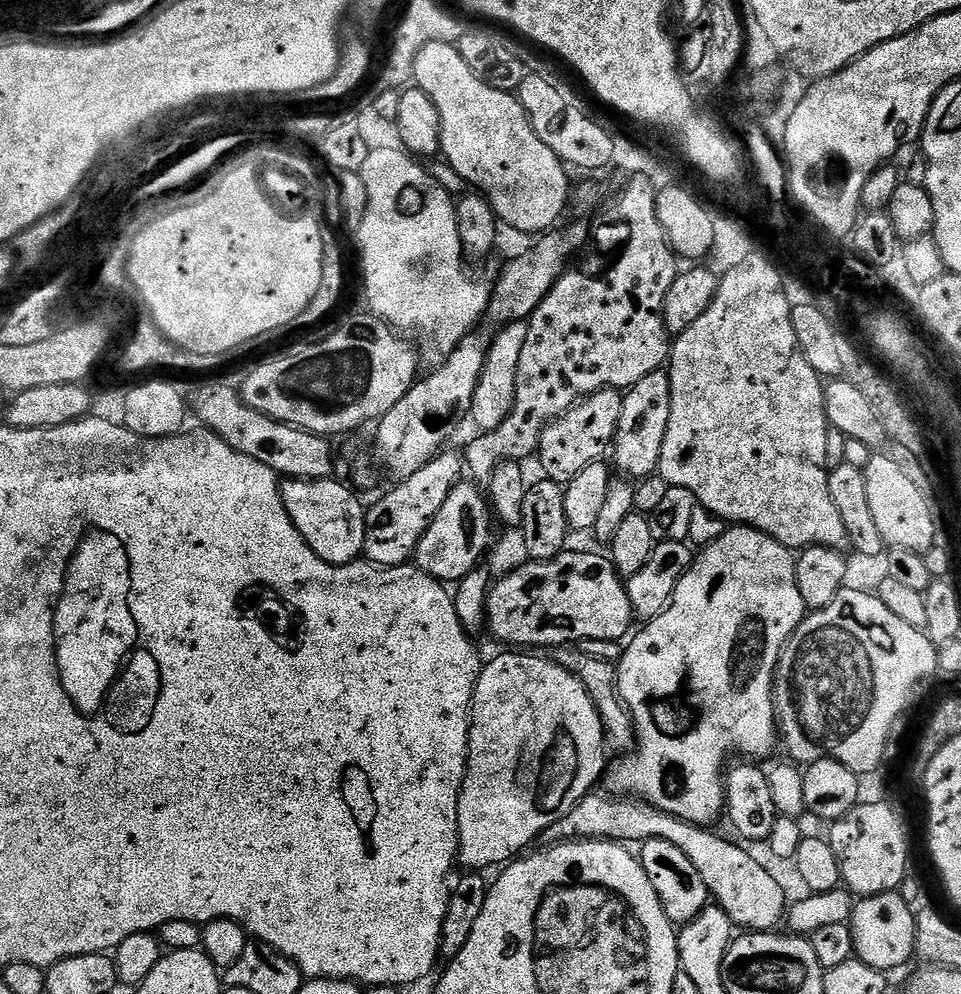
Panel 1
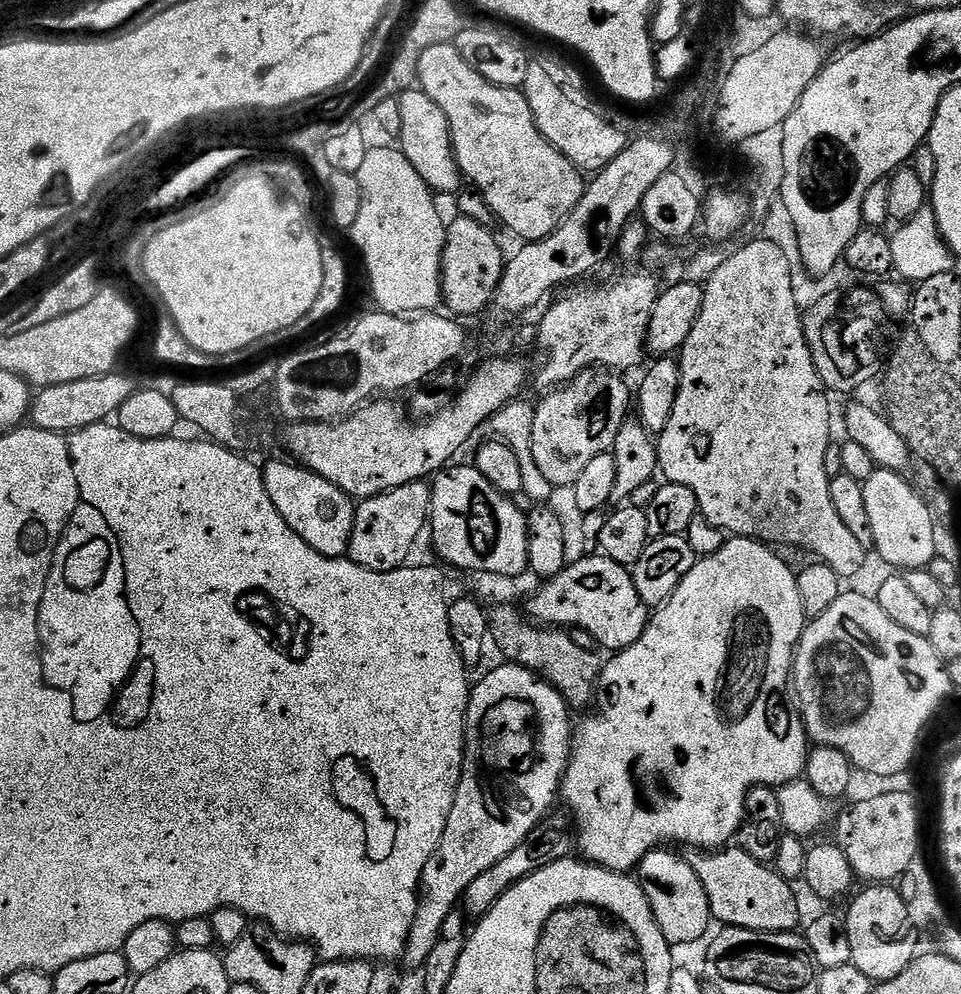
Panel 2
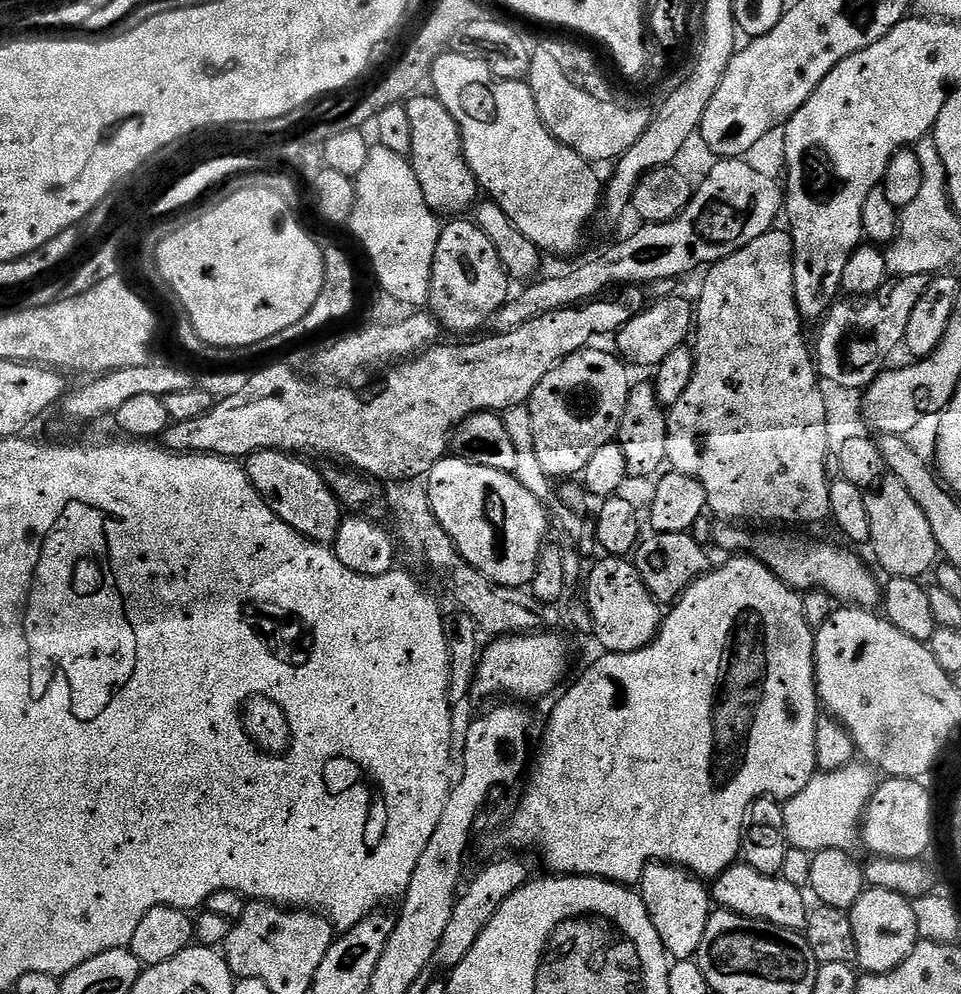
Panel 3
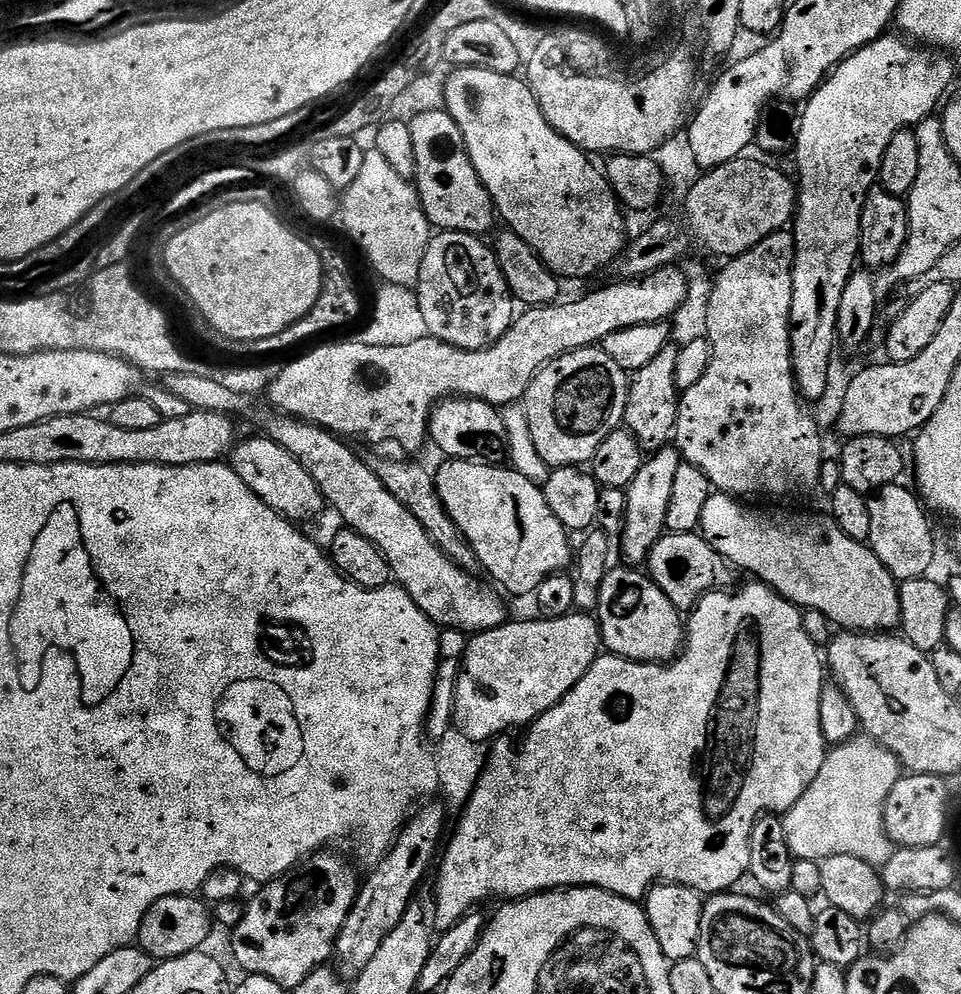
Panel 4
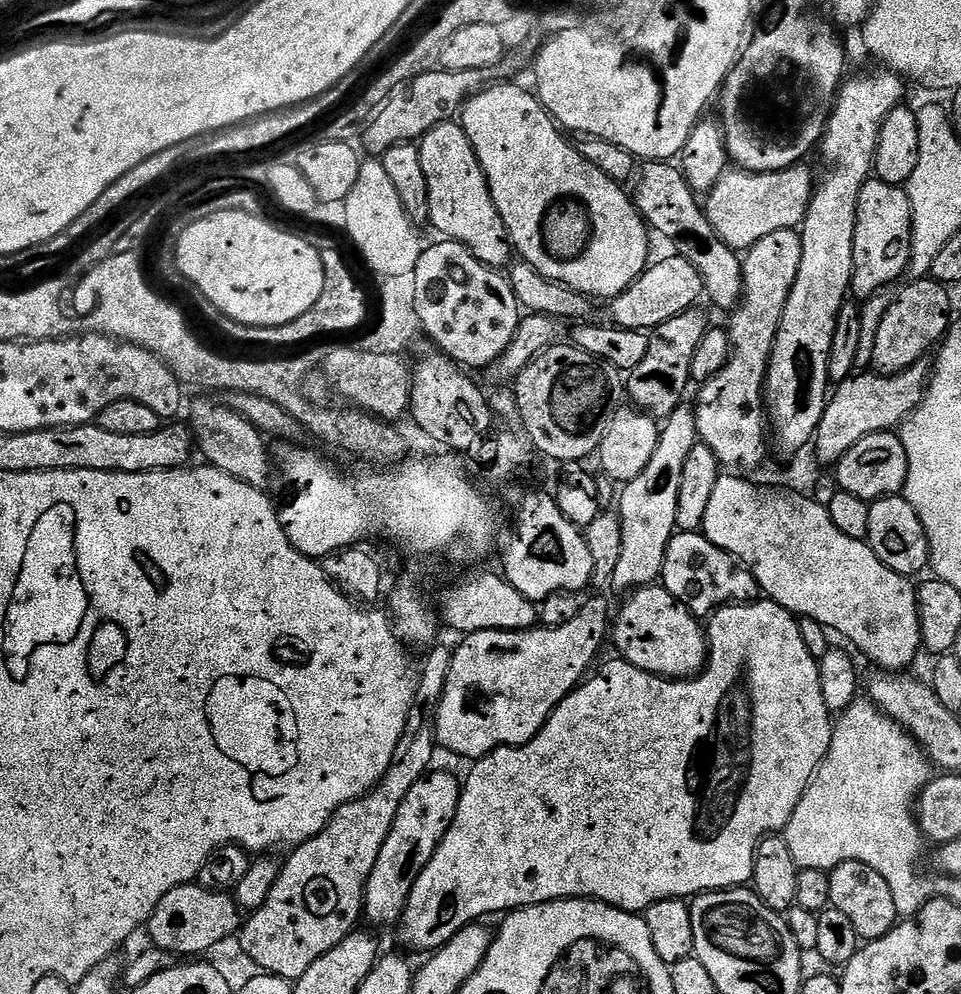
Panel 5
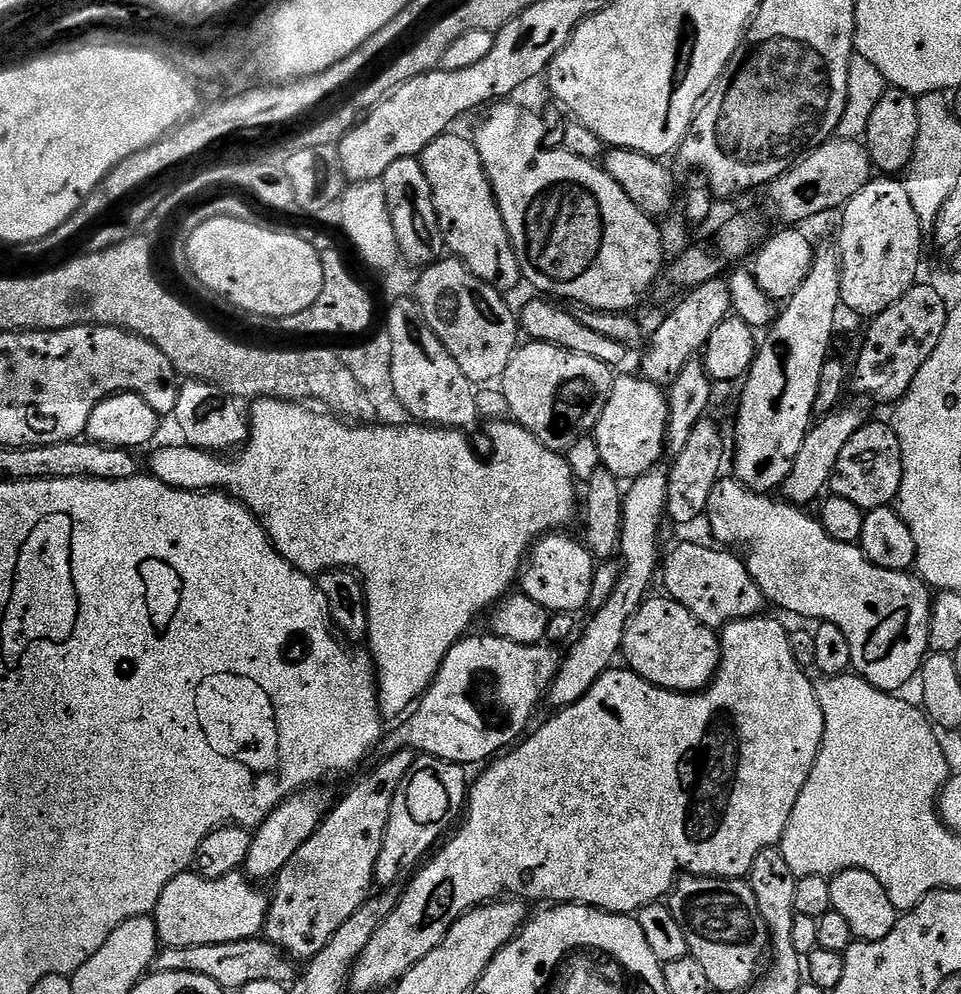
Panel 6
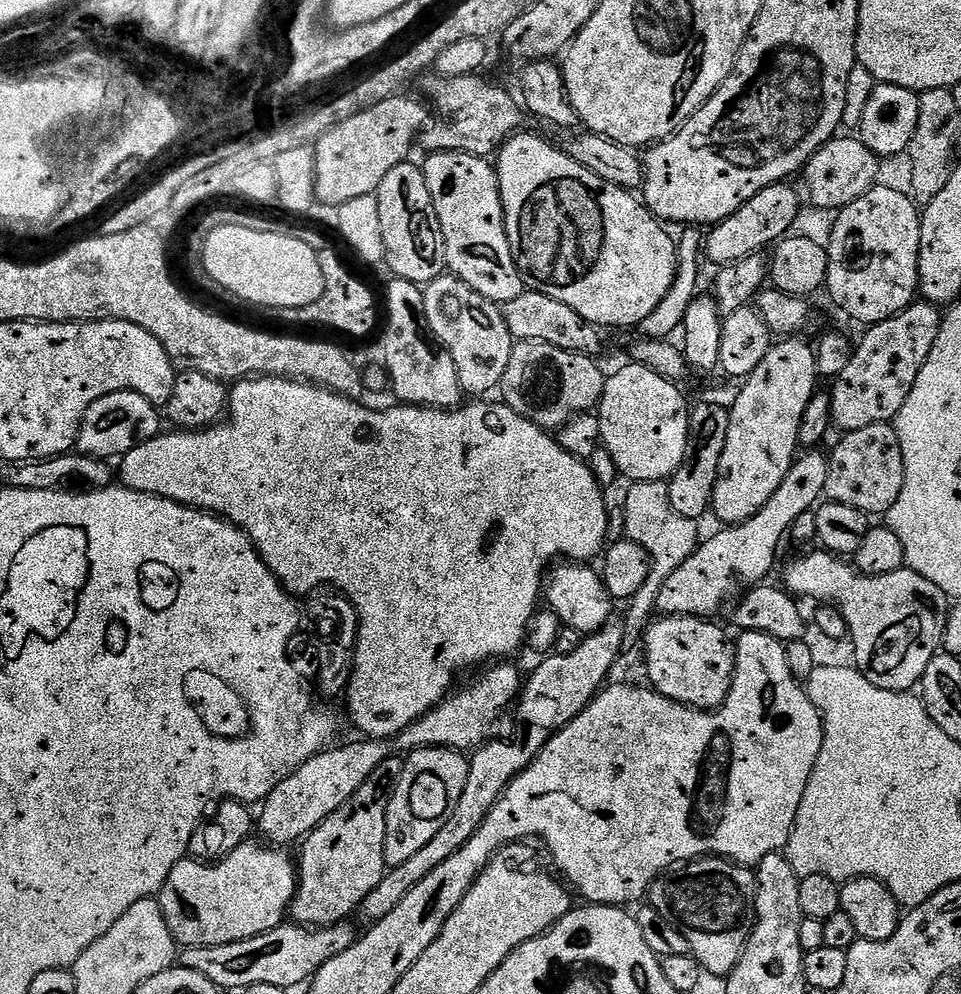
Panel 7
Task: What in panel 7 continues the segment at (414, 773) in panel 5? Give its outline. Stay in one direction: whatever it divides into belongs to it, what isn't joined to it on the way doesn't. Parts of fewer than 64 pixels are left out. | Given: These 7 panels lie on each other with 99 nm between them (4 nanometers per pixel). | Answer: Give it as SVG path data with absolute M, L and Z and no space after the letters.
M393 758L382 762L370 778L350 798L350 802L339 806L325 821L303 838L300 856L298 855L298 879L296 896L292 900L290 916L295 923L305 928L329 928L332 924L342 924L349 919L351 912L359 909L360 903L382 882L386 865L384 863L384 843L386 842L386 814L388 813L388 798L395 788L397 778L404 769L404 760Z

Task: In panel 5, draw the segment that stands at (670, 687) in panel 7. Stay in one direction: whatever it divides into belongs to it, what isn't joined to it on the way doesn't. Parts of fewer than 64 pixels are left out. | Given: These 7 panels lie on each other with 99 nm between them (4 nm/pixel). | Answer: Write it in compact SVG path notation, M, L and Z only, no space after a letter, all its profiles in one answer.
M649 586L647 588L637 588L627 597L628 600L620 608L620 613L615 613L614 623L610 628L610 640L611 643L616 643L616 648L619 655L627 664L633 664L638 670L643 672L648 672L652 676L662 676L670 680L687 680L693 676L700 675L704 670L704 665L708 663L709 651L708 651L708 637L706 635L705 629L702 627L701 621L697 617L693 616L692 611L686 606L682 606L682 602L678 602L669 592L663 588L663 586Z

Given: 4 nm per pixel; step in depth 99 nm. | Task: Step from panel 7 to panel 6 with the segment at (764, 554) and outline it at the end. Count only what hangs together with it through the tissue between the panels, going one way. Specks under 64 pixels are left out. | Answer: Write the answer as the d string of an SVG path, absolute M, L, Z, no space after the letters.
M841 406L827 416L817 419L808 429L806 438L802 442L802 450L798 450L798 458L794 458L794 466L788 477L784 479L783 499L797 506L808 506L811 500L819 501L820 491L823 488L825 491L829 487L834 466L838 462L838 454L842 454L842 446L846 446L846 442L854 438L854 434L864 423L866 416L863 416L858 409L847 408L847 406Z

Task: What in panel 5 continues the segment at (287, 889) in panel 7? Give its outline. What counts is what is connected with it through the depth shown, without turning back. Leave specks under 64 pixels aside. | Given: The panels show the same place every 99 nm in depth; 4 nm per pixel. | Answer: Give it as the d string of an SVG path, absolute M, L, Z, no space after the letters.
M193 882L170 890L170 894L158 902L154 914L148 919L146 932L152 935L151 943L162 951L180 958L196 958L199 952L208 952L231 936L233 939L241 927L242 912L231 895L211 892Z

